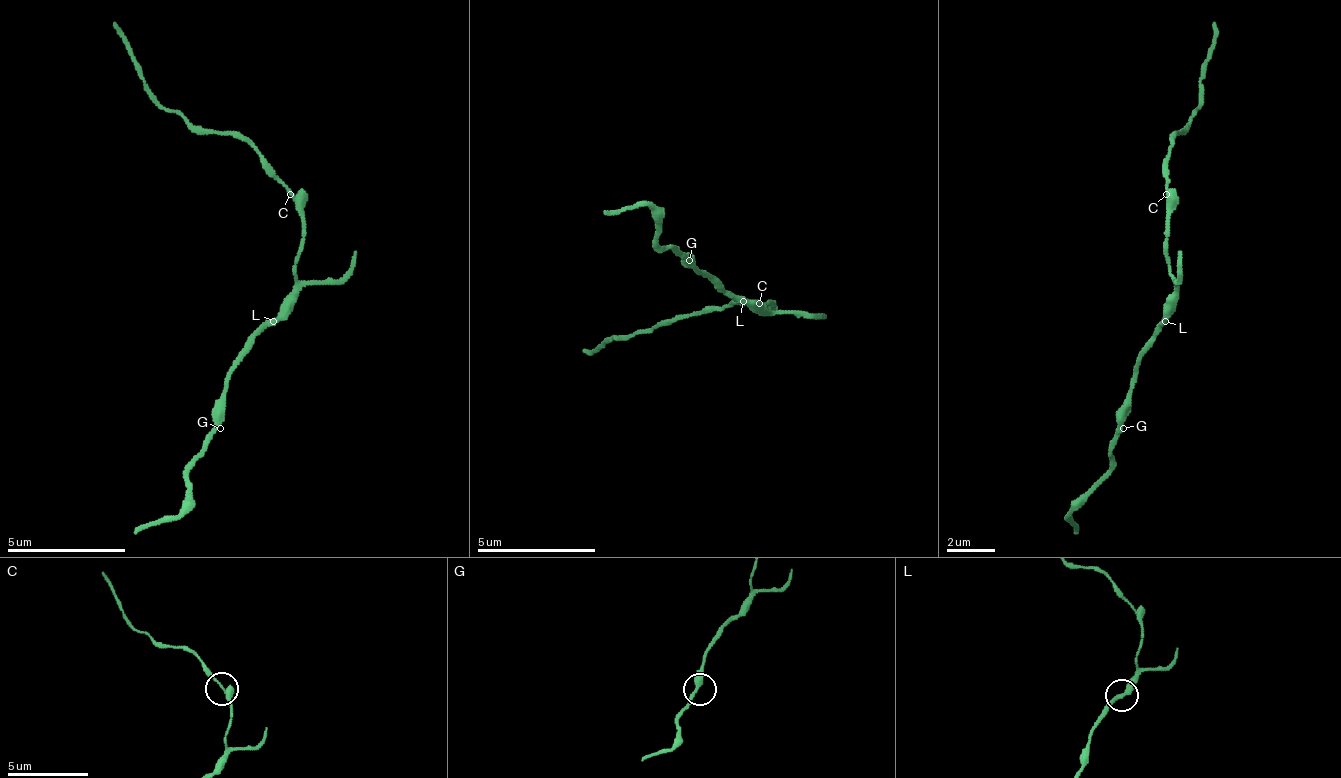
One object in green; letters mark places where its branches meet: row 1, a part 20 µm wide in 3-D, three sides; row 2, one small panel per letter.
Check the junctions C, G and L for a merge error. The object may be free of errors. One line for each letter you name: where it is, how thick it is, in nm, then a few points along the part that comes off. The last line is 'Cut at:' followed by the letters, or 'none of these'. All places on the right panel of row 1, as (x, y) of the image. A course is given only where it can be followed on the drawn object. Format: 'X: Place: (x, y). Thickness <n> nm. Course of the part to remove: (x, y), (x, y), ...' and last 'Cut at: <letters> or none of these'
Cut at: none of these

